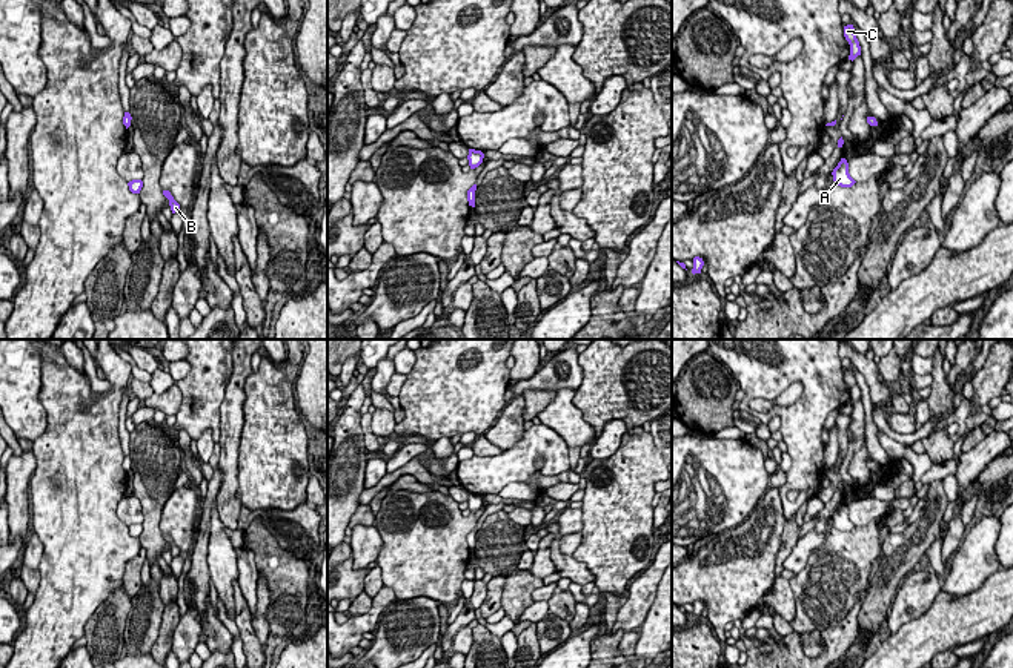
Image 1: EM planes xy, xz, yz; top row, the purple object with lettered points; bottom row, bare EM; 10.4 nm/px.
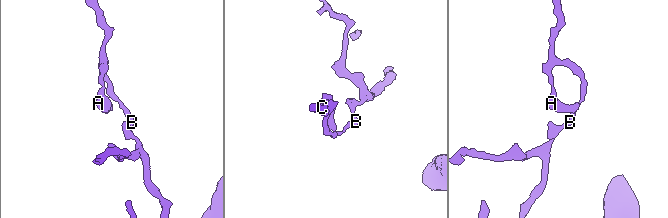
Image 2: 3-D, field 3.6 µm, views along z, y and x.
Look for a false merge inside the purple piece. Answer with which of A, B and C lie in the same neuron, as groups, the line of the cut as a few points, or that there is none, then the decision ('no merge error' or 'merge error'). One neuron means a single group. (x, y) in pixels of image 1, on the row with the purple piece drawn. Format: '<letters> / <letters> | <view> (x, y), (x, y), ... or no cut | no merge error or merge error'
A C / B | xz (468, 191), (472, 201) | merge error

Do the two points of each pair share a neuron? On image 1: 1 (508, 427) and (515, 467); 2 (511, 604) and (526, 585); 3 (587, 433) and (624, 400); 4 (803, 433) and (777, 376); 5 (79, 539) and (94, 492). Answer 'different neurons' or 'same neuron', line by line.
1: different neurons
2: same neuron
3: different neurons
4: same neuron
5: same neuron

